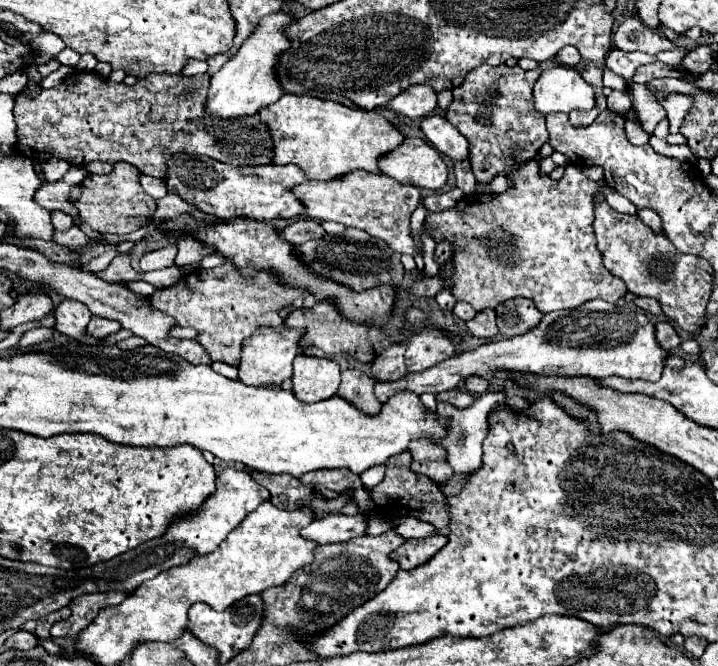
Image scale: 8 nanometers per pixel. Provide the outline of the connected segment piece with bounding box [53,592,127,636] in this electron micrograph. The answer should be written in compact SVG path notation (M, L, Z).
M107 592L107 594L85 594L85 596L75 598L69 604L71 618L53 624L53 634L55 636L77 636L81 630L85 630L95 620L99 610L123 602L125 596L127 594L123 592Z

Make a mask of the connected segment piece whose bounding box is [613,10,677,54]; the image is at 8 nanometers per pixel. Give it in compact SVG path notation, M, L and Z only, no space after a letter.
M637 10L625 16L625 20L617 26L617 32L613 34L613 42L619 50L625 52L649 52L649 54L659 54L663 50L675 50L677 46L671 44L665 36L655 34L653 30L645 30L643 22L637 16Z

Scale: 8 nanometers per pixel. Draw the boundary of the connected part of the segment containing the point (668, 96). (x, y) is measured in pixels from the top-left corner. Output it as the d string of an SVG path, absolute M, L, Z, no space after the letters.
M657 92L657 102L665 108L667 118L671 122L671 134L679 132L681 122L685 120L687 112L691 110L691 96L677 94L677 92Z

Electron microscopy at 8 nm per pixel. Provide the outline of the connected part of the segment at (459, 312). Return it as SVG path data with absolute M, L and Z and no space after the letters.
M457 302L457 304L455 304L455 308L453 308L453 314L455 314L455 316L459 316L461 320L471 320L477 312L475 312L467 302Z

